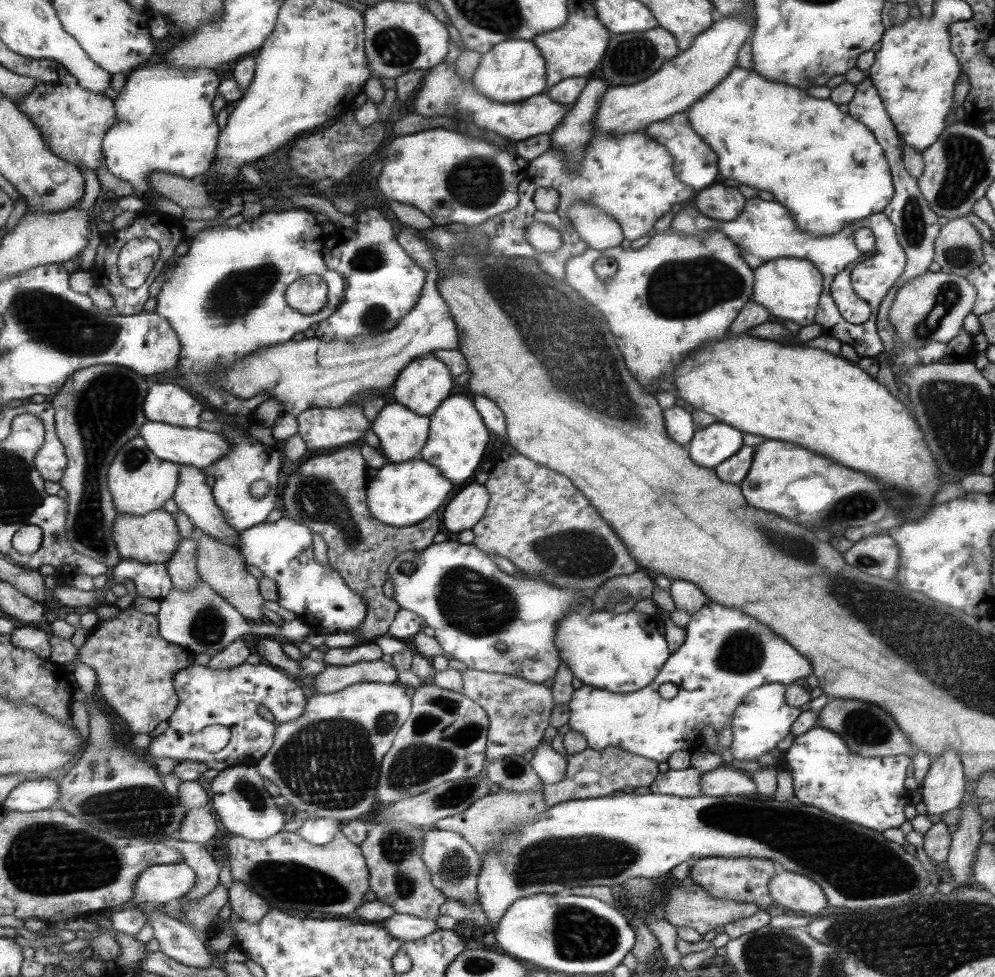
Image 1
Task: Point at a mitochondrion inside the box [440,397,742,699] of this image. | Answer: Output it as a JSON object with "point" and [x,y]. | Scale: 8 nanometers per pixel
{"point":[574,553]}

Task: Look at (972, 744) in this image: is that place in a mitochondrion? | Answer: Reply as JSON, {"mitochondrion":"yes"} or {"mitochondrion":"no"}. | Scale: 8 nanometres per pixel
{"mitochondrion":"no"}

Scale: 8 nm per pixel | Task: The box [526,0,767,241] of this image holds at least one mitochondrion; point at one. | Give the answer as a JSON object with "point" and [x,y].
{"point":[650,49]}

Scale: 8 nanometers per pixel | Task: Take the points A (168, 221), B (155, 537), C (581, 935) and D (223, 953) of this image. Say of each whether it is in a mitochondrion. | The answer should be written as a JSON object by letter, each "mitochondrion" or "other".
{"A":"other","B":"other","C":"mitochondrion","D":"other"}

